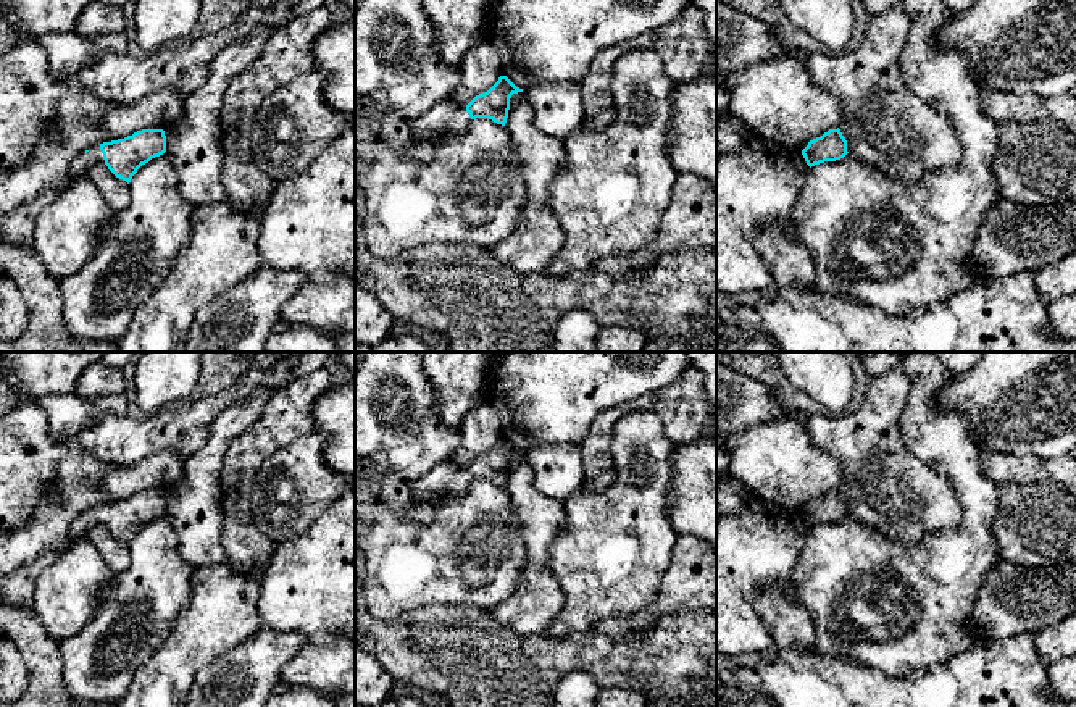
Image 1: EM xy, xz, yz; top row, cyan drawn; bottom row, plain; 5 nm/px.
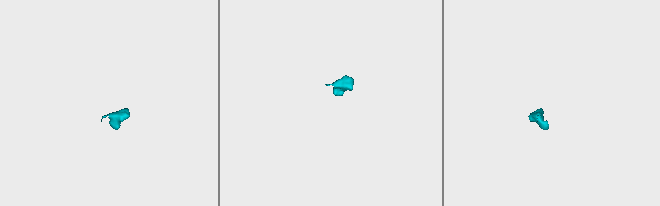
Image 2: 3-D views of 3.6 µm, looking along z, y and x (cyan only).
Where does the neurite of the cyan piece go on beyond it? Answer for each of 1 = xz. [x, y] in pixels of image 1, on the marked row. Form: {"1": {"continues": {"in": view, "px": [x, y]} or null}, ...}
{"1": {"continues": {"in": "xz", "px": [447, 115]}}}

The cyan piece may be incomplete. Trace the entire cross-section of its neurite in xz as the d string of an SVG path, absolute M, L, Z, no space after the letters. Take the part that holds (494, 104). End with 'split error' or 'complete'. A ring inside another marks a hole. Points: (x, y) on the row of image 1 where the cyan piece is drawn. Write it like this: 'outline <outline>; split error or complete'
outline M500 76L487 92L476 95L466 107L444 100L424 115L408 119L408 126L416 137L426 137L442 128L463 132L476 118L489 118L505 126L510 98L518 92L523 89L516 87L507 76Z; split error

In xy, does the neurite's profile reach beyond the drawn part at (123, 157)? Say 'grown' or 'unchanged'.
grown

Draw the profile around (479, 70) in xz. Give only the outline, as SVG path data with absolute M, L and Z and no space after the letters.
M481 42L469 48L460 63L460 87L453 95L455 105L465 107L479 94L487 92L502 74L497 48L490 42Z

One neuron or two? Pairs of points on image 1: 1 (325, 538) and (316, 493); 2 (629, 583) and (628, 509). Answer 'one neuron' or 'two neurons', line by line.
1: two neurons
2: one neuron

